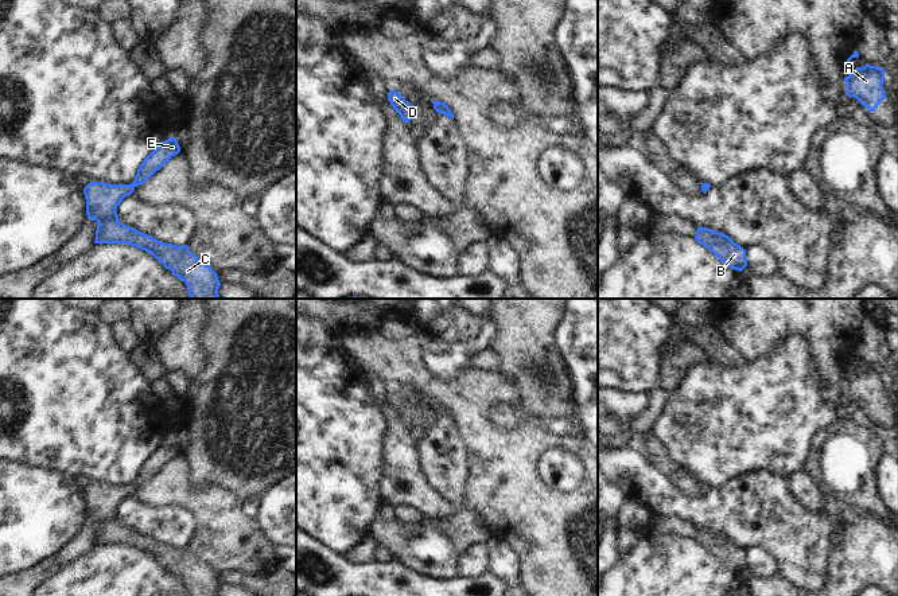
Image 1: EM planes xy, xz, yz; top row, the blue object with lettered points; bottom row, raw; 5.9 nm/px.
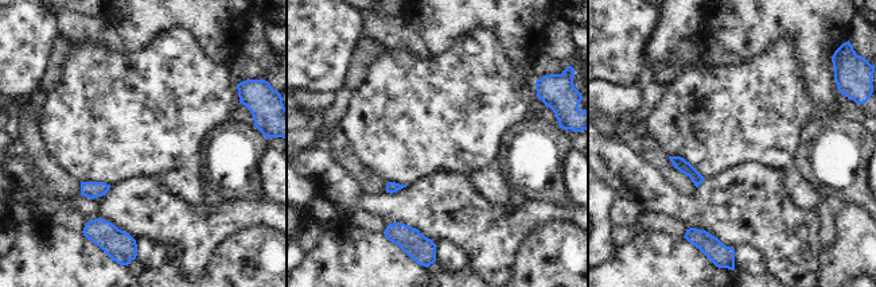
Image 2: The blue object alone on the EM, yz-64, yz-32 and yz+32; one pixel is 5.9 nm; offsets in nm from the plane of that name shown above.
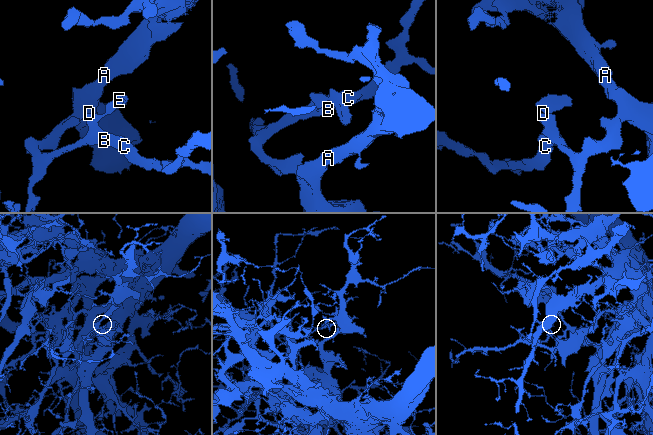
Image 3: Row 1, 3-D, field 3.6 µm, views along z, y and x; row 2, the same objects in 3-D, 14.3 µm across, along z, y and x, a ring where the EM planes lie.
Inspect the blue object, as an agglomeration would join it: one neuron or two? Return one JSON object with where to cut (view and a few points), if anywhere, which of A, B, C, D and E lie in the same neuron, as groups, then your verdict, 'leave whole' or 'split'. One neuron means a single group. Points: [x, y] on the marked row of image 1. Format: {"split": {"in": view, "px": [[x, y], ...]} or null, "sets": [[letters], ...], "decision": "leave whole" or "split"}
{"split": null, "sets": [["A", "B", "C", "D", "E"]], "decision": "leave whole"}

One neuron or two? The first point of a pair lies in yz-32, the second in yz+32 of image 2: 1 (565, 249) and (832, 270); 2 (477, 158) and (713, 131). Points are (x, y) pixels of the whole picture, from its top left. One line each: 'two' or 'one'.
1: one
2: one

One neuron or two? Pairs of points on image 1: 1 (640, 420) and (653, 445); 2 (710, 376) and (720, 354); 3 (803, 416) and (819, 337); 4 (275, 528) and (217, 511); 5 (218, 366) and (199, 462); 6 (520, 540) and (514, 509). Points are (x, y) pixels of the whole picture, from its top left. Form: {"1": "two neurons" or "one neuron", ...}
{"1": "two neurons", "2": "two neurons", "3": "two neurons", "4": "two neurons", "5": "one neuron", "6": "one neuron"}

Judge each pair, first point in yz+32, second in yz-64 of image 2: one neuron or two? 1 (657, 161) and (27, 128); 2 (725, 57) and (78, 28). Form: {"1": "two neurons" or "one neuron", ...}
{"1": "one neuron", "2": "one neuron"}

